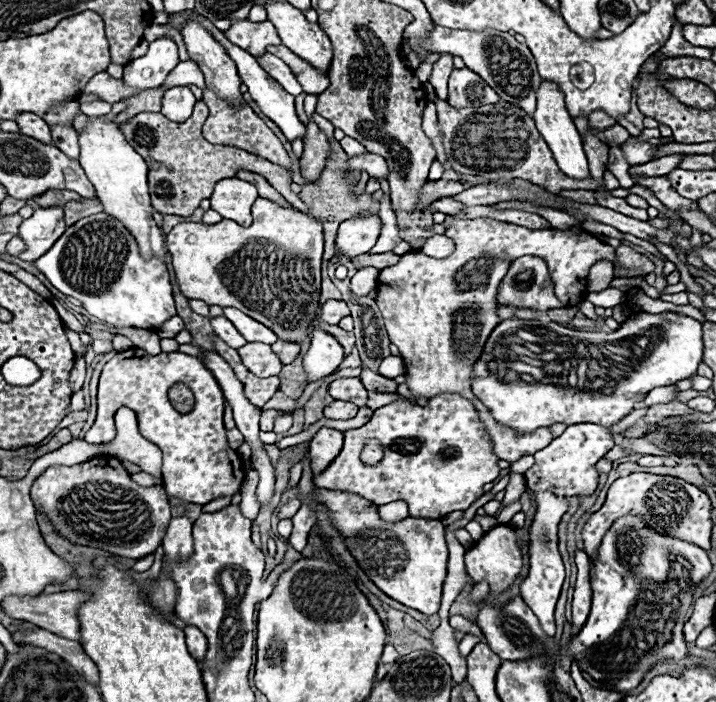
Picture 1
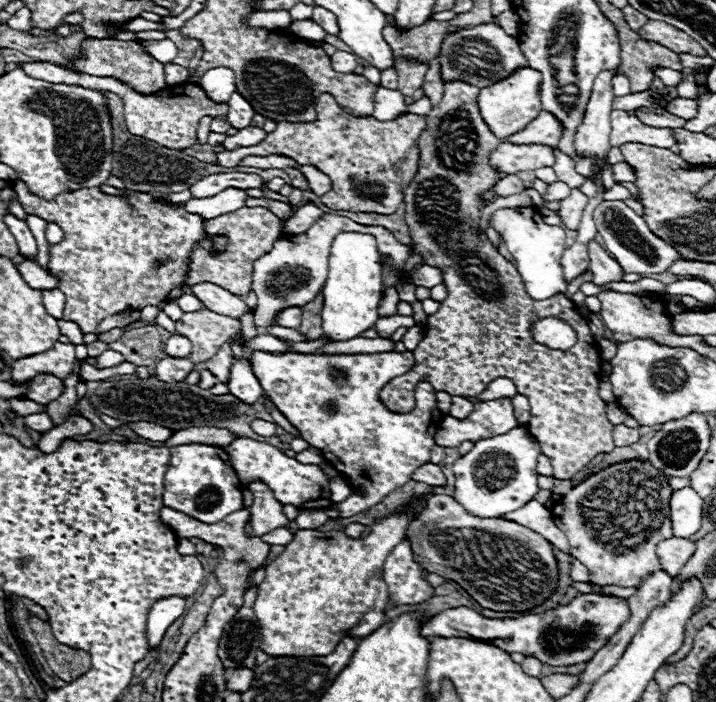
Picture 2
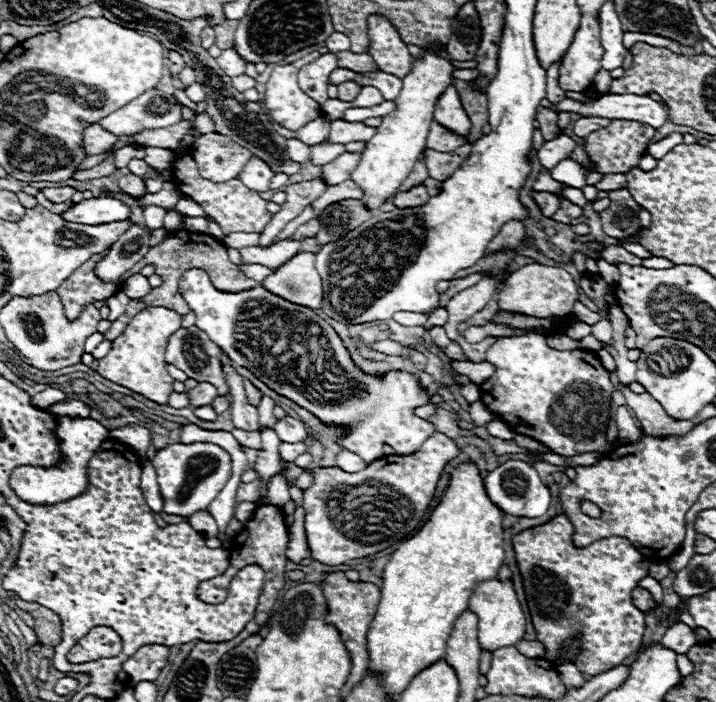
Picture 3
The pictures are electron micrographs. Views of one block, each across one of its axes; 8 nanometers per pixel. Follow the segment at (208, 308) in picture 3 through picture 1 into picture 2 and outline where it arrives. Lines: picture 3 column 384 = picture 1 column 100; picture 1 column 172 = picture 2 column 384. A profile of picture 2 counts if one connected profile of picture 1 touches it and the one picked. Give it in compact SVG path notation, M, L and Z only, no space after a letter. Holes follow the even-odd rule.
M254 352L250 356L252 370L264 388L268 400L290 420L290 424L300 432L300 436L314 448L322 452L322 456L350 480L350 496L324 510L330 518L350 518L360 514L374 504L382 502L392 490L404 486L410 476L430 460L430 448L434 446L436 426L442 420L442 412L436 408L436 392L428 382L420 382L416 386L416 408L408 414L394 414L384 408L378 400L378 392L392 378L406 374L414 366L412 352L378 352L378 354L270 354L270 352ZM362 488L364 494L356 494Z

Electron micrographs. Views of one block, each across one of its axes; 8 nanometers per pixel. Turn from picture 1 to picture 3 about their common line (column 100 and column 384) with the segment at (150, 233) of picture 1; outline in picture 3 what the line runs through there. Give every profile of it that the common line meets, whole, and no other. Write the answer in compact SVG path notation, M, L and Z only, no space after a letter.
M424 50L424 58L416 60L412 72L402 78L402 92L394 100L396 110L382 118L382 124L376 128L376 134L366 142L362 150L360 164L352 172L352 180L362 190L362 202L370 212L378 212L378 208L394 198L400 184L412 172L418 156L426 148L426 136L430 124L434 120L434 106L438 96L452 84L454 66L444 58L444 54L436 50Z

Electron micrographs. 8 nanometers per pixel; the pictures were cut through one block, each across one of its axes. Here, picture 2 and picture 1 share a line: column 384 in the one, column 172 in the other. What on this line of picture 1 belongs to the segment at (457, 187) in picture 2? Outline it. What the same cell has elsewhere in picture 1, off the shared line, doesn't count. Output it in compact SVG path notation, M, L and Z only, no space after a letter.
M174 384L170 390L168 390L168 398L170 402L174 404L174 408L180 412L180 414L186 414L190 412L190 408L194 408L194 394L188 386L184 384Z

